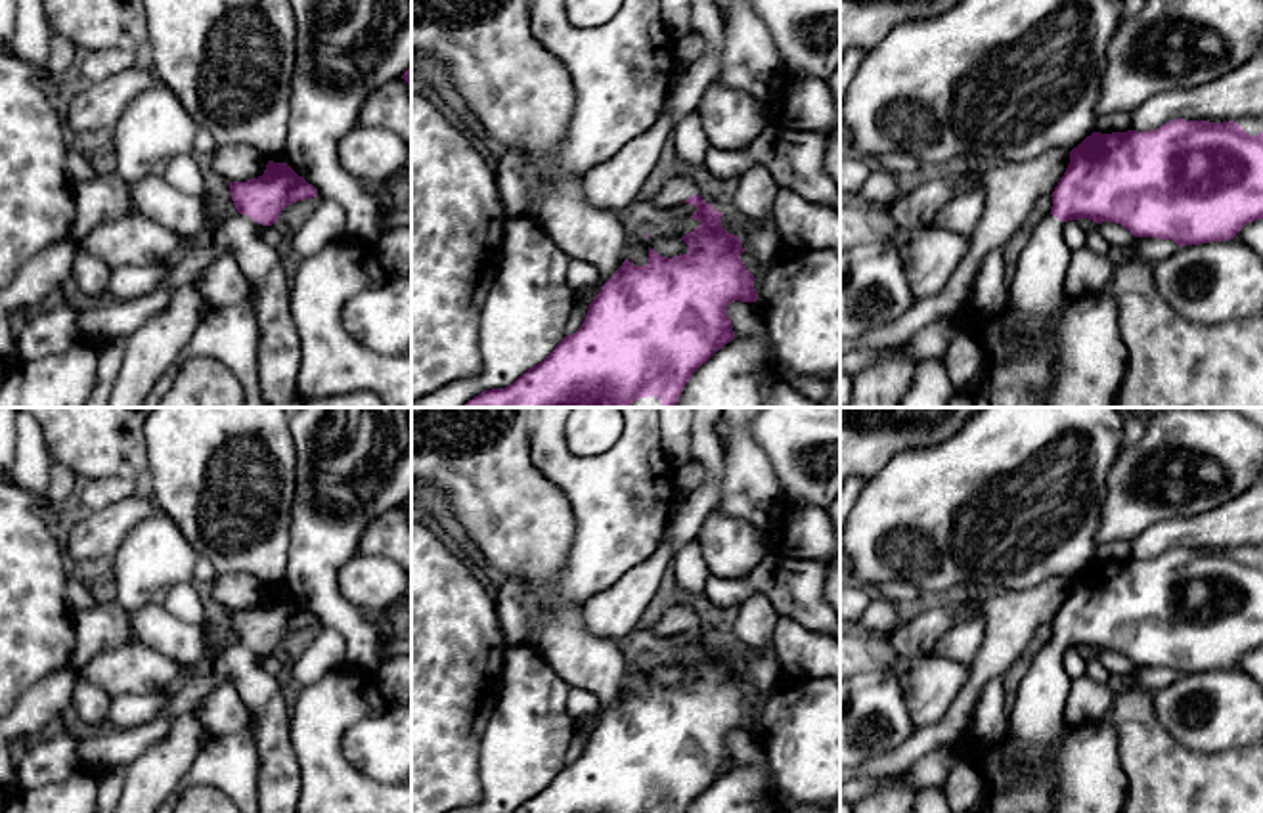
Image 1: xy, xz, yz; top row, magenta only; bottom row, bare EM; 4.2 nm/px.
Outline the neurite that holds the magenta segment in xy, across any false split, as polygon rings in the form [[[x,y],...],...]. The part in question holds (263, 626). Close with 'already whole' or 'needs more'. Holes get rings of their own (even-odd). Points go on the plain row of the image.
[[[268,589],[262,604],[230,610],[230,622],[237,643],[210,668],[237,689],[249,708],[260,763],[258,811],[297,813],[302,779],[289,736],[291,692],[281,677],[262,668],[260,658],[276,652],[285,635],[318,626],[318,618],[287,591]]]; needs more

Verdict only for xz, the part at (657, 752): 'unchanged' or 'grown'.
grown

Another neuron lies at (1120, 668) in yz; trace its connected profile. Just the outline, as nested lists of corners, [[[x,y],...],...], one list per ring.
[[[1102,650],[1098,658],[1118,685],[1129,683],[1137,670],[1129,658],[1116,650]]]

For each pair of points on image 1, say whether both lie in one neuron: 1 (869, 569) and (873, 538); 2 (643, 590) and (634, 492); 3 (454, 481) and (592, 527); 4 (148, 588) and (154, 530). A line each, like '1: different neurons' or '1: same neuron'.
1: same neuron
2: different neurons
3: different neurons
4: same neuron

